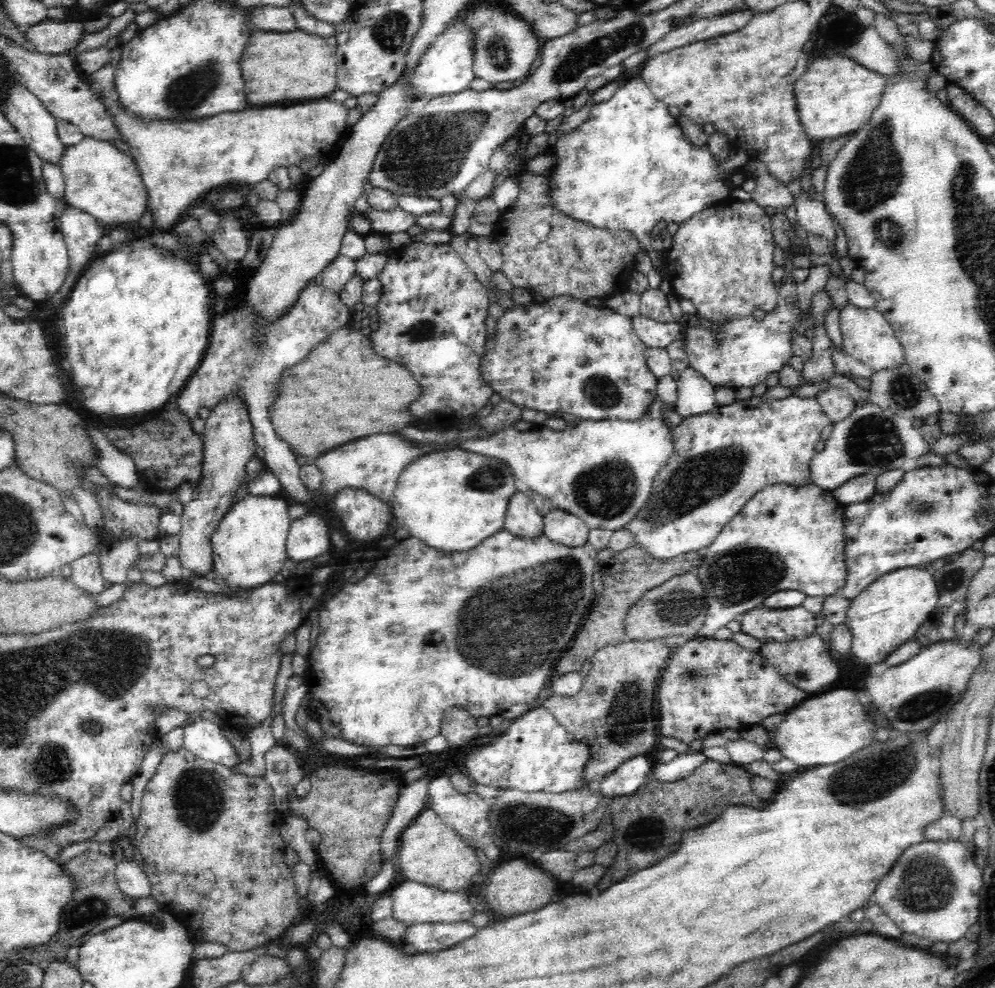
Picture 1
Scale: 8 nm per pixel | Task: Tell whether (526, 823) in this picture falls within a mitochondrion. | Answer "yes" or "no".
yes

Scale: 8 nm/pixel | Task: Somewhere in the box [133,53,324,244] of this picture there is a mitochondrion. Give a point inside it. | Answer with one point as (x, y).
(189, 92)

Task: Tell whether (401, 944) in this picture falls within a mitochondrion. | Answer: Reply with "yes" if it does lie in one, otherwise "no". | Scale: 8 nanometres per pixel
no

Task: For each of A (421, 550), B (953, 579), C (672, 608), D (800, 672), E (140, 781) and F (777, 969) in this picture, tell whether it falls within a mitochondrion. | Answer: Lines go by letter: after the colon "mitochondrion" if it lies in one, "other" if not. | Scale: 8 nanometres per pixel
A: other
B: mitochondrion
C: mitochondrion
D: mitochondrion
E: other
F: other

